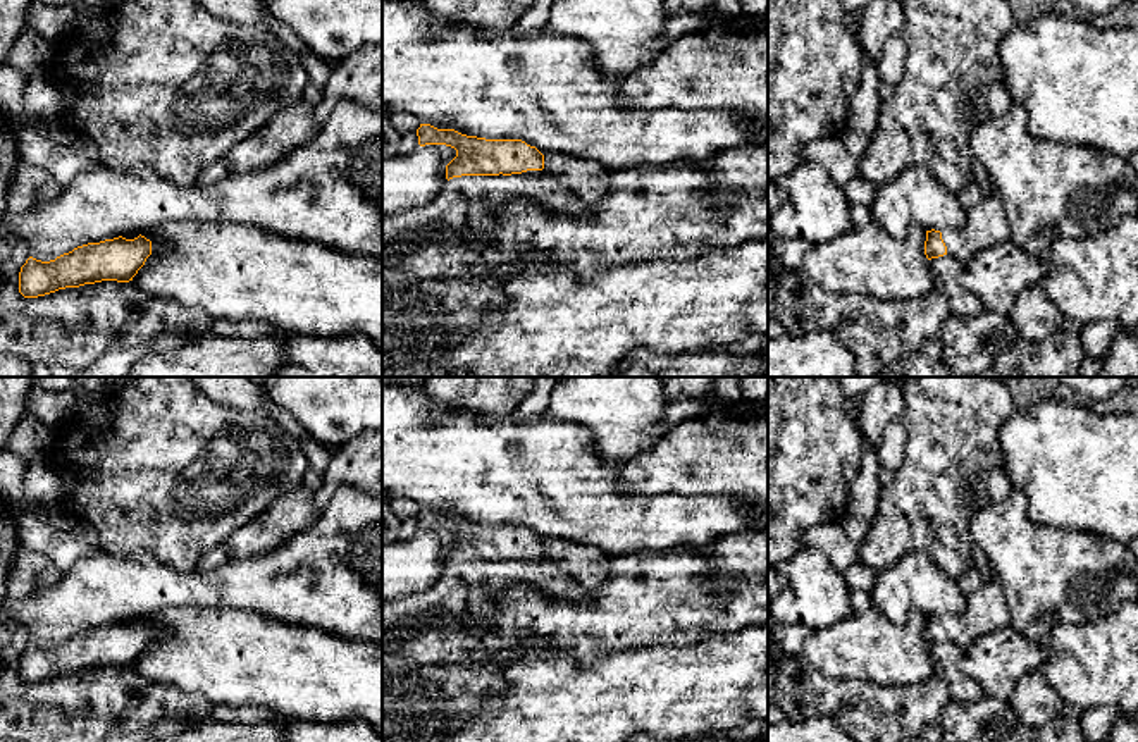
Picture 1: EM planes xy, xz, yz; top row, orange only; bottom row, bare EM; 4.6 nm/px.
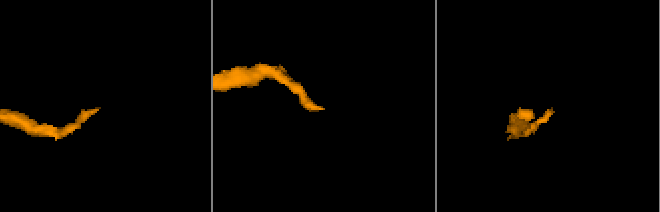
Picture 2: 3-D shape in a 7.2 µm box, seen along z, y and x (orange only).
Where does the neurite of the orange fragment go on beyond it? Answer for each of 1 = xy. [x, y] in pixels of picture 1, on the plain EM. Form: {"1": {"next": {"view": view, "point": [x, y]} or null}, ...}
{"1": {"next": null}}

